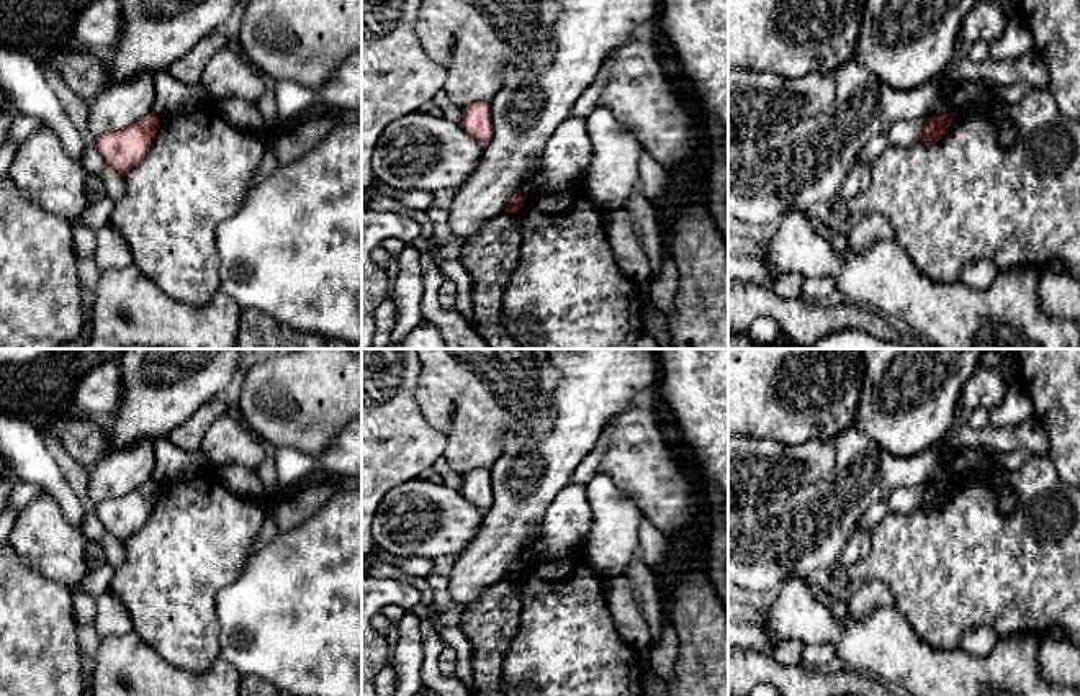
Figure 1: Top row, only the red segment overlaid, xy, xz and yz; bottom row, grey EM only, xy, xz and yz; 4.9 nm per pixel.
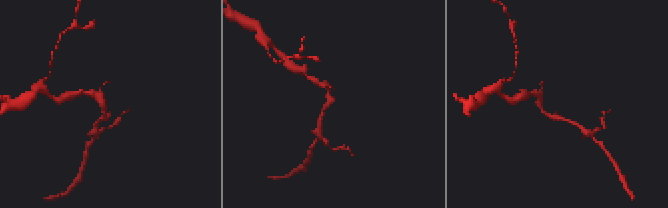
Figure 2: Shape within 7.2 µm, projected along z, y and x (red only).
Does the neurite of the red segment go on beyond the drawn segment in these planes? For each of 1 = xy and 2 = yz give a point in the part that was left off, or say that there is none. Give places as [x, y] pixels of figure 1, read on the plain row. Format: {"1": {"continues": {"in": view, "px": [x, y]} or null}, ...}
{"1": {"continues": null}, "2": {"continues": null}}

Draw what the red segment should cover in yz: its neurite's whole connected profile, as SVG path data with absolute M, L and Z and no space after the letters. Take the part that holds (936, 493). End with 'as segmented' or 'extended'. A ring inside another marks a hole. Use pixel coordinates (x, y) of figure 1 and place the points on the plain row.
M954 478L928 485L918 508L925 511L933 511L934 508L941 506L943 501L949 496L952 486L954 486Z; as segmented

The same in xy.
M149 480L129 495L100 503L95 516L110 536L126 542L149 519L159 490L160 486Z; as segmented

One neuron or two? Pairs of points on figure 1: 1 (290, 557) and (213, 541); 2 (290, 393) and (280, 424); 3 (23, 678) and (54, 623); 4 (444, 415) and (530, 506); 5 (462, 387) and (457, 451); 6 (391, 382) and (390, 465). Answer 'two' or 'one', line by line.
1: two
2: one
3: one
4: two
5: one
6: one

